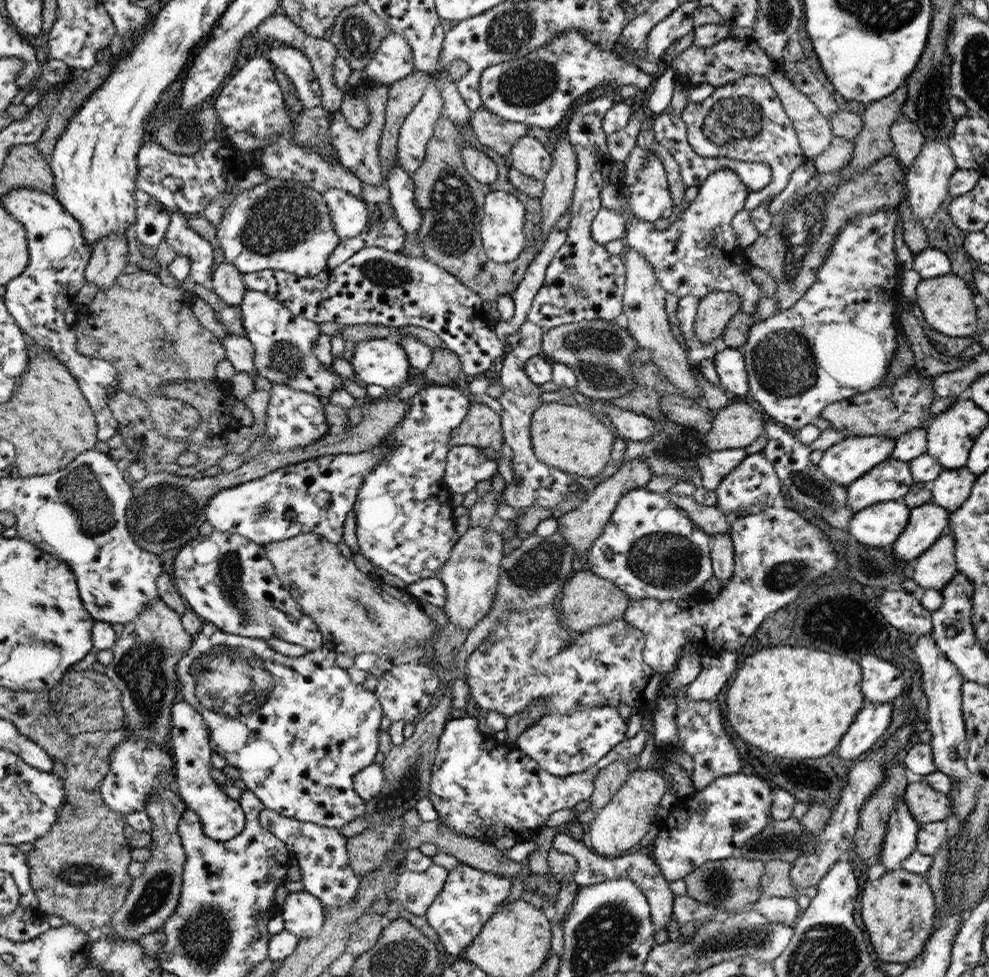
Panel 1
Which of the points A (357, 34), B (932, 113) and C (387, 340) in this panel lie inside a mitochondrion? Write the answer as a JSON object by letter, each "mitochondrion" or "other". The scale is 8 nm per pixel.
{"A":"mitochondrion","B":"mitochondrion","C":"other"}

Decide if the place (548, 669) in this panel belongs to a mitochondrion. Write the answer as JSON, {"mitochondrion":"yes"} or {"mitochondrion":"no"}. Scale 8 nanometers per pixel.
{"mitochondrion":"yes"}

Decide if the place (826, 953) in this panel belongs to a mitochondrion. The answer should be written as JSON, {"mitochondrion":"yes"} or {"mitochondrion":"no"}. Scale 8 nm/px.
{"mitochondrion":"yes"}

